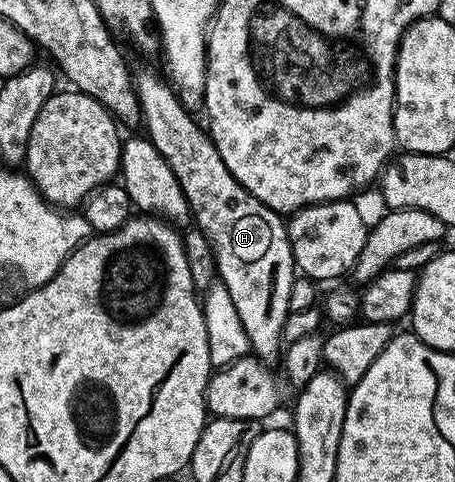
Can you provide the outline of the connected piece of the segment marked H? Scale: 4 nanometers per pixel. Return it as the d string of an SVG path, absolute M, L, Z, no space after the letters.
M142 68L133 73L134 92L138 95L140 116L144 124L146 120L145 135L154 143L156 150L164 154L168 166L172 166L172 174L176 174L184 190L196 227L203 232L213 252L217 279L231 295L236 314L240 314L240 323L244 325L244 334L248 334L251 353L260 360L274 362L277 356L279 359L284 348L282 331L286 317L291 313L288 293L292 290L296 275L294 255L290 249L290 235L286 232L287 221L279 213L260 203L247 188L240 186L240 182L236 182L228 166L224 166L207 129L203 125L201 128L194 121L195 117L184 107L177 91L167 83L163 73L159 72Z

